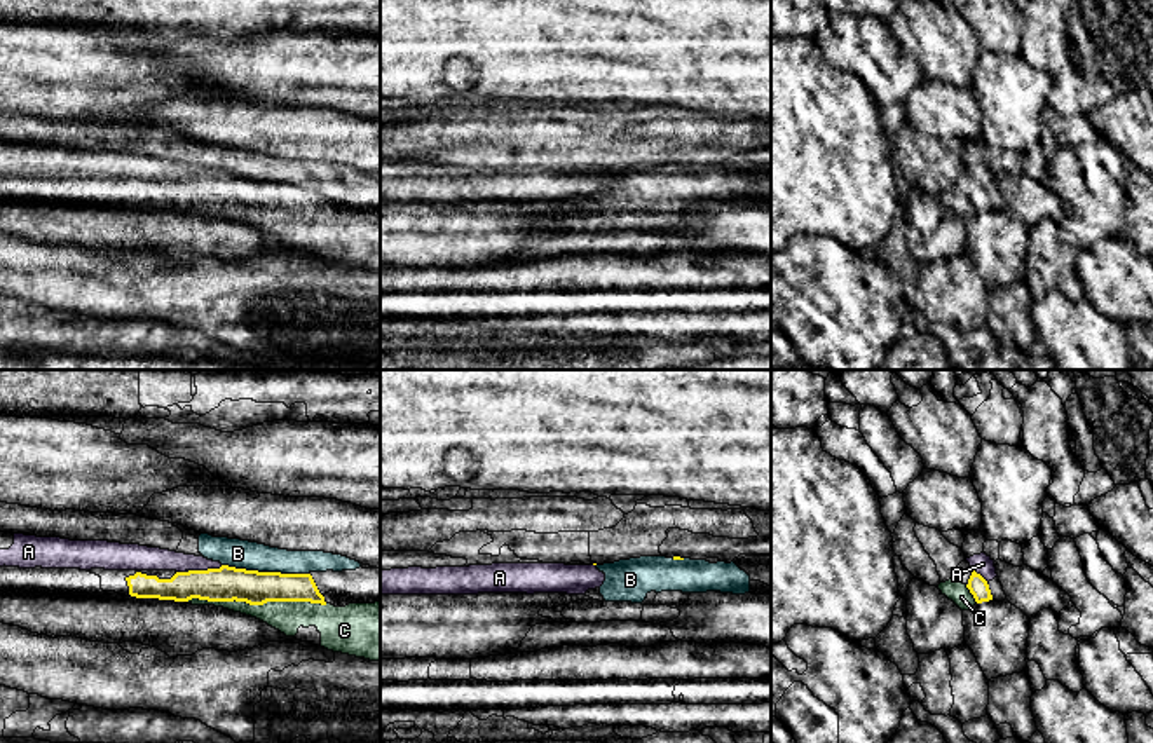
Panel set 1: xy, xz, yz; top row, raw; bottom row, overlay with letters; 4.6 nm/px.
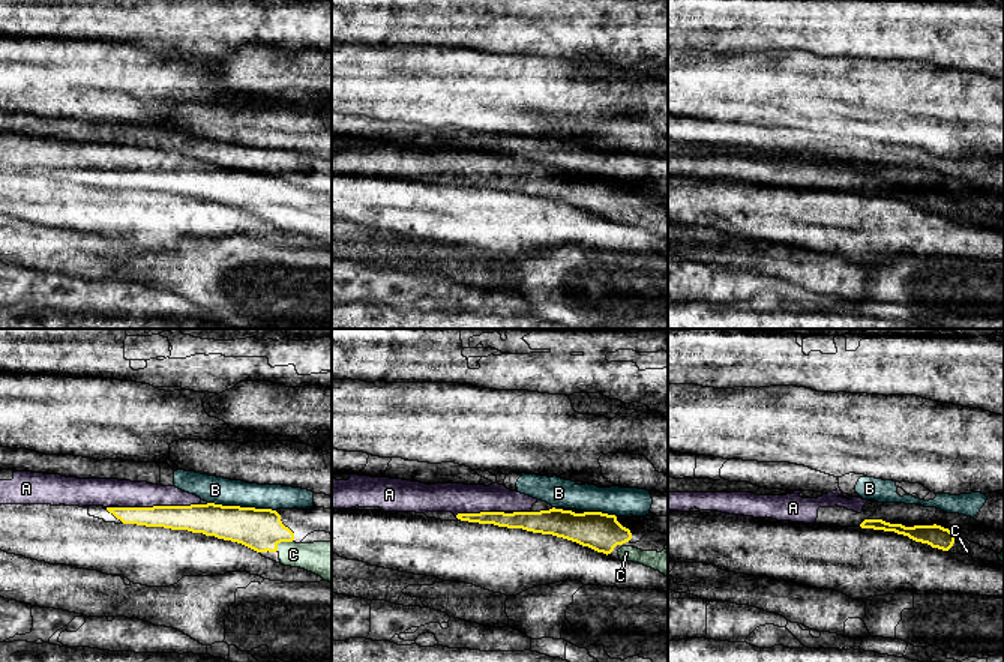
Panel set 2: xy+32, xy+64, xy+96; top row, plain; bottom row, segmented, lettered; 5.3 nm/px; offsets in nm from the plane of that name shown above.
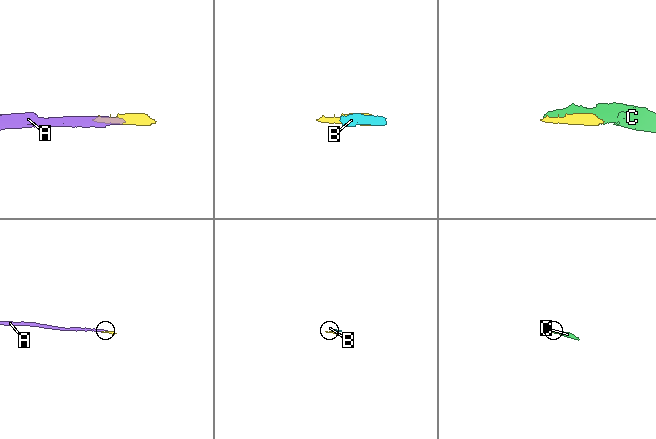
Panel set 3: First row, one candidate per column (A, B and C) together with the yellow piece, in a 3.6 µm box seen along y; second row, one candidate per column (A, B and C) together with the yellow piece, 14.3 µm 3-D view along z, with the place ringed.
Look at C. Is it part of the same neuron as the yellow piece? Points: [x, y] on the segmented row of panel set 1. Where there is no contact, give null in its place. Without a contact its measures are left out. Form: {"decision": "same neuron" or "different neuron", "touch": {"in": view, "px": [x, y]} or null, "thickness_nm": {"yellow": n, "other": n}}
{"decision": "same neuron", "touch": {"in": "xy", "px": [257, 604]}, "thickness_nm": {"yellow": 160, "other": 140}}

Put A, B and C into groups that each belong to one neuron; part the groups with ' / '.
A C / B

